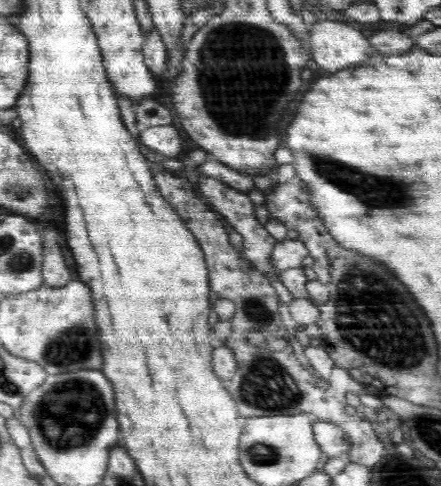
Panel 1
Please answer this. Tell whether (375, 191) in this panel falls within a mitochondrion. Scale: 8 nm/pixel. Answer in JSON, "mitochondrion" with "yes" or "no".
{"mitochondrion":"yes"}

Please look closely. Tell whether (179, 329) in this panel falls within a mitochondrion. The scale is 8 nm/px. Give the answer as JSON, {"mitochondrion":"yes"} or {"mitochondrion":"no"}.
{"mitochondrion":"no"}

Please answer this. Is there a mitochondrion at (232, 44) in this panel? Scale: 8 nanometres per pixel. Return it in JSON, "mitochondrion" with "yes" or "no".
{"mitochondrion":"yes"}

